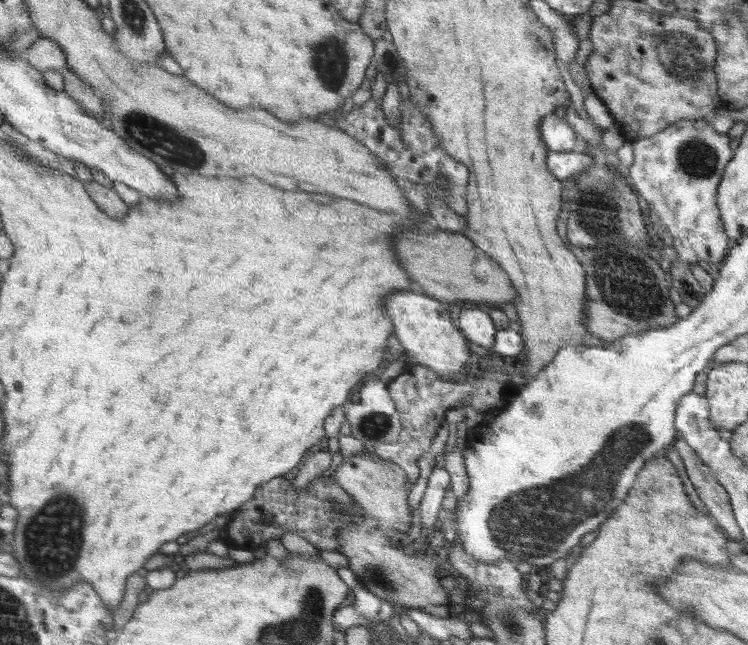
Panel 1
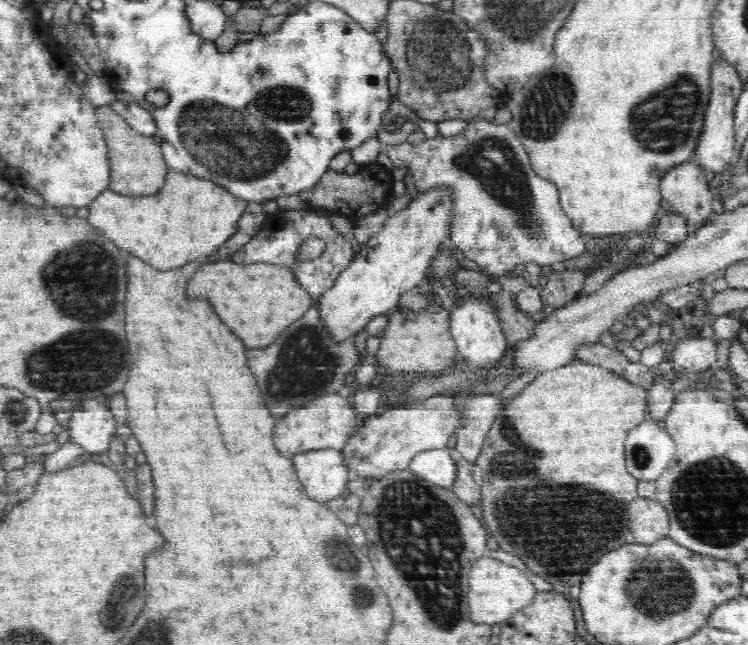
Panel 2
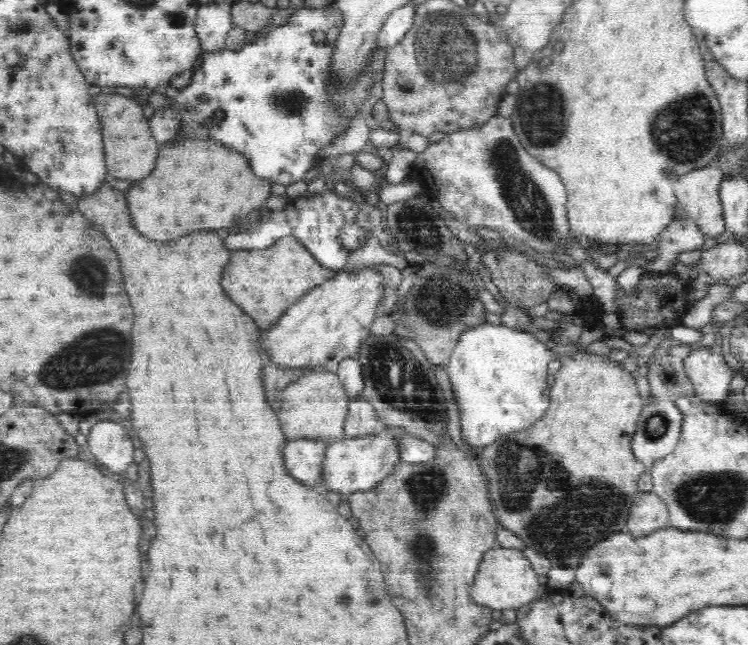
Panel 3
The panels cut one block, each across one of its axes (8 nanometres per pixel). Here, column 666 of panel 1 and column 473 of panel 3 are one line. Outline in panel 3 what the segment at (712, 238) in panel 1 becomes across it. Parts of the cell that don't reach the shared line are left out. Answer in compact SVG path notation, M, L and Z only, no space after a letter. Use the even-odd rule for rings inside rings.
M498 114L481 127L445 133L439 141L431 141L423 153L418 153L410 175L426 186L432 199L438 200L444 212L466 226L488 226L502 234L508 234L524 246L546 252L552 256L566 256L566 244L570 238L570 224L566 218L566 190L551 168L540 164L522 146L513 129L511 119Z

